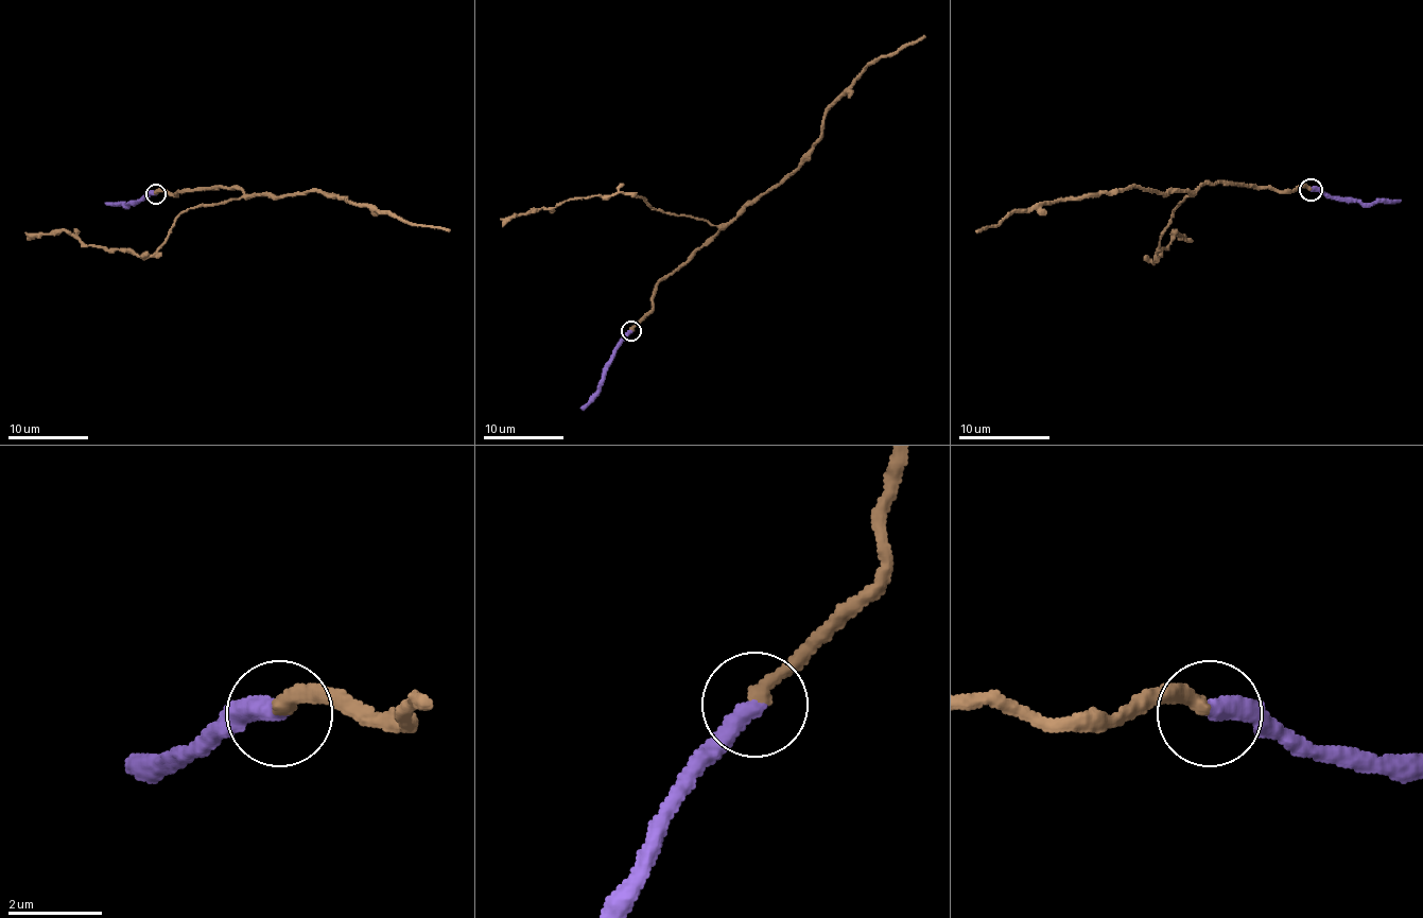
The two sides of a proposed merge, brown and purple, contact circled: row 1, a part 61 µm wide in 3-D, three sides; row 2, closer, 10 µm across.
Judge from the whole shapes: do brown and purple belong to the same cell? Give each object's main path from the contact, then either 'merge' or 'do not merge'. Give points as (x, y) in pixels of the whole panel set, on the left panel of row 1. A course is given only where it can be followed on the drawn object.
brown runs (155, 194), (221, 188), (273, 196), (323, 192), (385, 210), (406, 224), (449, 230); purple runs (155, 194), (124, 206), (105, 202); merge

